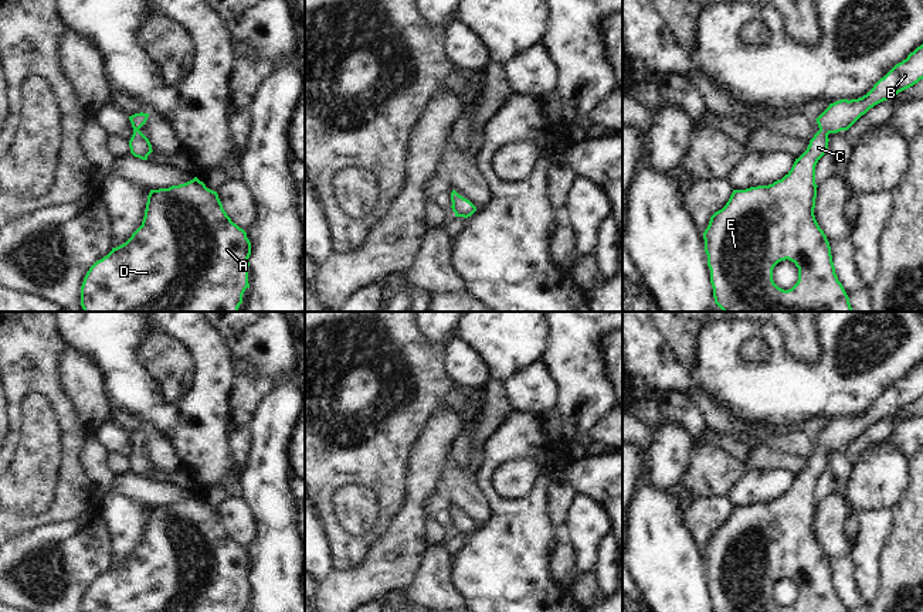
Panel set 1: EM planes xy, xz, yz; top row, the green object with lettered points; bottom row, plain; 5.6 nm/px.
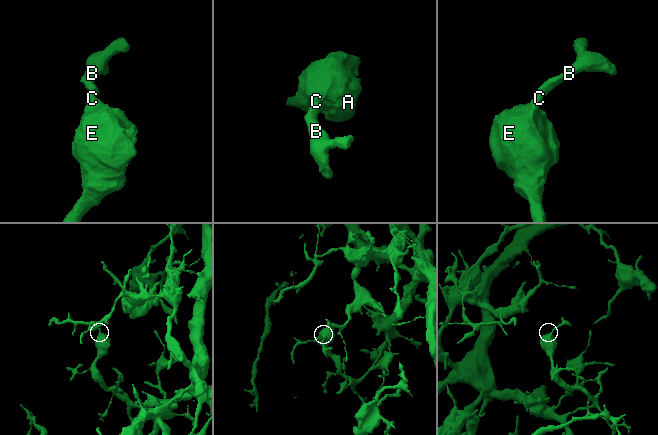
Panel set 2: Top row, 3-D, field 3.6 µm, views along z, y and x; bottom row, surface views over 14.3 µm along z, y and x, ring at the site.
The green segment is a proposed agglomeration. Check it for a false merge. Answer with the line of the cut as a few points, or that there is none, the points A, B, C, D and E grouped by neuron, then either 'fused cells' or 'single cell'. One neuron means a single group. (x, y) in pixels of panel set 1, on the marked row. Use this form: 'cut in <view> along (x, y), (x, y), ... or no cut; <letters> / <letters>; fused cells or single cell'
no cut; A B C D E; single cell

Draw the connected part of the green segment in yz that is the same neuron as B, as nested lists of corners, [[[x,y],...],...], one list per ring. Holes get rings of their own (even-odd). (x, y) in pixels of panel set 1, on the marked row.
[[[923,44],[896,64],[873,88],[858,99],[841,99],[829,106],[815,119],[819,130],[810,140],[807,150],[795,159],[791,170],[768,186],[757,186],[746,190],[733,190],[726,205],[716,211],[703,232],[705,252],[710,269],[710,283],[715,303],[723,312],[852,312],[849,298],[838,280],[832,262],[831,246],[827,235],[819,228],[815,215],[815,166],[828,150],[828,135],[848,130],[862,115],[875,105],[888,101],[899,92],[913,86],[923,79]],[[781,261],[791,261],[798,268],[797,283],[784,290],[773,280],[773,269]]]

